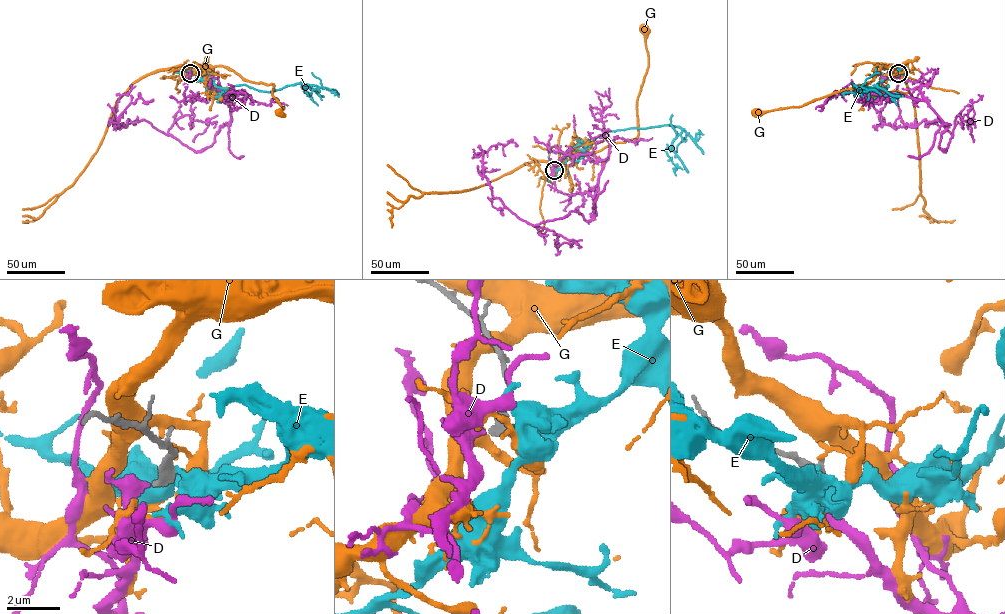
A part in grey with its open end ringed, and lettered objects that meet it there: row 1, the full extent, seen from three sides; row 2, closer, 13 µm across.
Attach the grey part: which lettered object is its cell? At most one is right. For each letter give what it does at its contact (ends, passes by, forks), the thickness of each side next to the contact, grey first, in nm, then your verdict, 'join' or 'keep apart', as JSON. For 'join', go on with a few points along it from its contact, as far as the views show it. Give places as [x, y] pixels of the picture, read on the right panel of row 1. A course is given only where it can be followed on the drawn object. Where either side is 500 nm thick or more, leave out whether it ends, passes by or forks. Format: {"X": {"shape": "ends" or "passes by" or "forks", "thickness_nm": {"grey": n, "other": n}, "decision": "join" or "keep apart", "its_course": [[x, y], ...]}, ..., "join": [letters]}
{"D": {"shape": "passes by", "thickness_nm": {"grey": 400, "other": 320}, "decision": "join", "its_course": [[898, 73], [923, 76], [922, 96], [948, 125], [945, 151], [952, 135], [940, 122], [884, 124], [874, 99]]}, "E": {"thickness_nm": {"grey": 500, "other": 500}, "decision": "keep apart"}, "G": {"shape": "ends", "thickness_nm": {"grey": 460, "other": 170}, "decision": "keep apart"}, "join": ["D"]}

